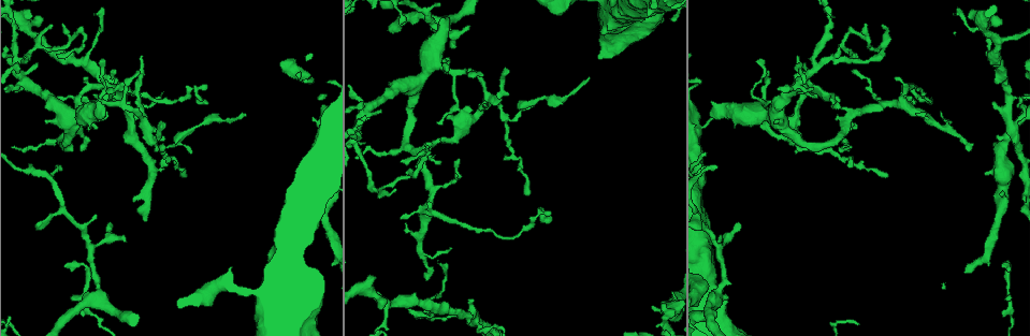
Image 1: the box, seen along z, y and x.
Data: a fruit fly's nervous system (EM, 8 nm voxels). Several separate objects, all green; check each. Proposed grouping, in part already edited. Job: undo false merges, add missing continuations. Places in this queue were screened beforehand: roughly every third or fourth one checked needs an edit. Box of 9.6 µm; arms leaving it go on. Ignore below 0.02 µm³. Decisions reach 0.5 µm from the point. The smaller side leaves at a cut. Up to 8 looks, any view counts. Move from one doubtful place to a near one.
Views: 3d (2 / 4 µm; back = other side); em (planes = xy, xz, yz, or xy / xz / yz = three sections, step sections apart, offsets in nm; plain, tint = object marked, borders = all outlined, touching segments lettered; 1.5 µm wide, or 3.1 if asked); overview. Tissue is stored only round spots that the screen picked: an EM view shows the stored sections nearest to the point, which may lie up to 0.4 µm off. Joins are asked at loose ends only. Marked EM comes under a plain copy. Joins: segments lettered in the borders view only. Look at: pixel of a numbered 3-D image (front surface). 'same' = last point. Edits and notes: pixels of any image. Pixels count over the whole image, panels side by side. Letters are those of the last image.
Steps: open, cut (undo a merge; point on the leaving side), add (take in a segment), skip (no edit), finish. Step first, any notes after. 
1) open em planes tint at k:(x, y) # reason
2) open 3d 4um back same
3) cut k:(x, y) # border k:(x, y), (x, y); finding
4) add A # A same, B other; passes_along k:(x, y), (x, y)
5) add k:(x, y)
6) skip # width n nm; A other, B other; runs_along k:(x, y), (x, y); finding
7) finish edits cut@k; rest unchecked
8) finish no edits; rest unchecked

open em xy step 4 tint at 1:(1001, 195) # an open end

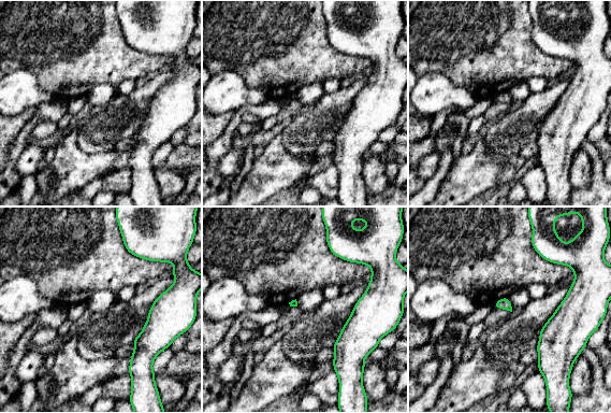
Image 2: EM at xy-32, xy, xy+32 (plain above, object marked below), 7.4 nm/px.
open em planes borders same # cut it another way

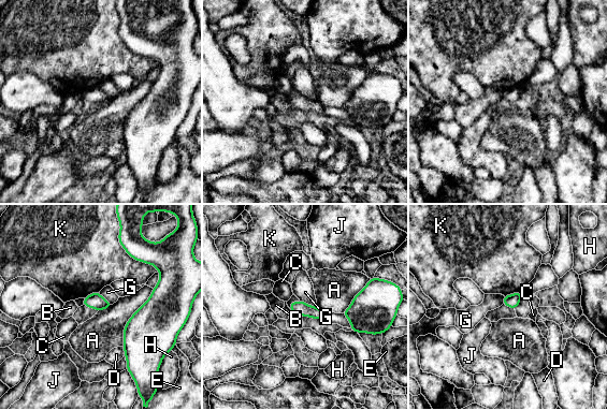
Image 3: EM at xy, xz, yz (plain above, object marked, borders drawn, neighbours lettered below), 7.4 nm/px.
skip # A other, B other, C other, D other, E other, G other, H other, J other, K other; border 3:(153, 289), (128, 320), (121, 346); no lettered segment goes on from it

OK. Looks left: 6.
open 3d 2um at 1:(548, 218) # free end

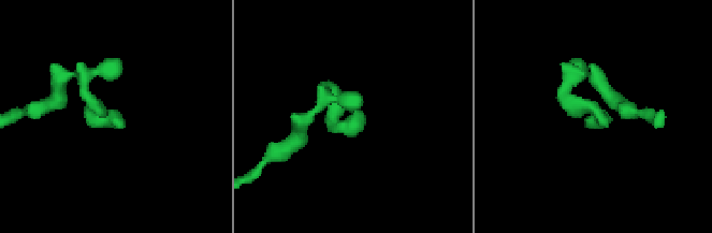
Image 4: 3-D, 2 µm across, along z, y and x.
open em xz step 8 tint at 4:(360, 115)

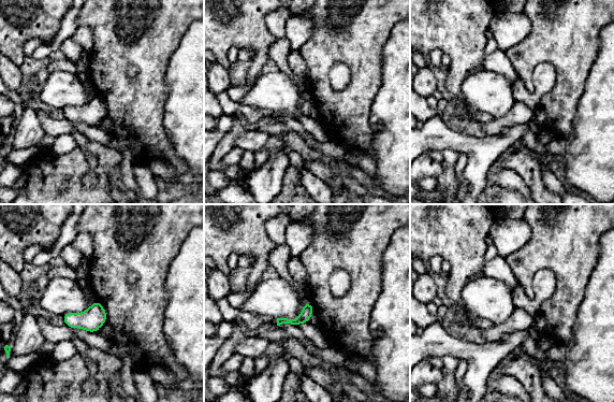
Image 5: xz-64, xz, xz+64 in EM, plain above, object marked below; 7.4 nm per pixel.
open em planes borders same # cut it another way

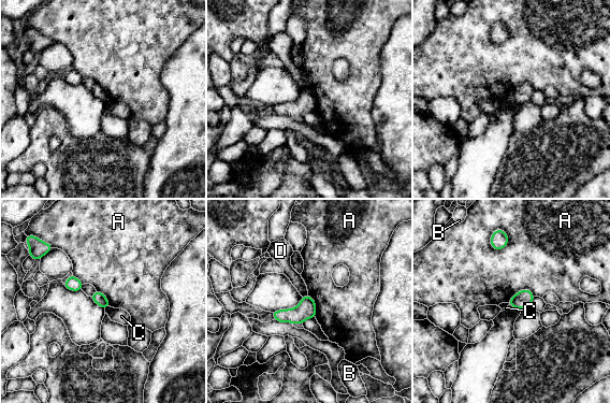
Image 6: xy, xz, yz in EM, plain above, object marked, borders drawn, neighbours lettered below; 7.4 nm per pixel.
skip # width 90 nm; A other, B other, C other, D other; border 6:(502, 229), (508, 243), (493, 249); none of them fits

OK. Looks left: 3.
open em planes borders at 1:(528, 194) # branch stops here

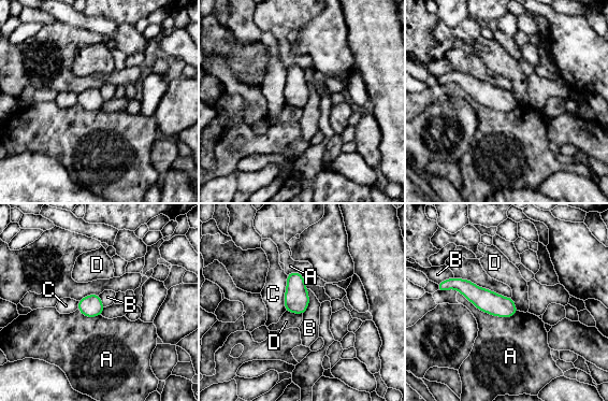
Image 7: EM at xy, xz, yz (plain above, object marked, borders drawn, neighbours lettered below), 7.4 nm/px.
skip # A other, B other, C other, D other; none of them fits

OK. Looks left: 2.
finish no edits; rest unchecked

